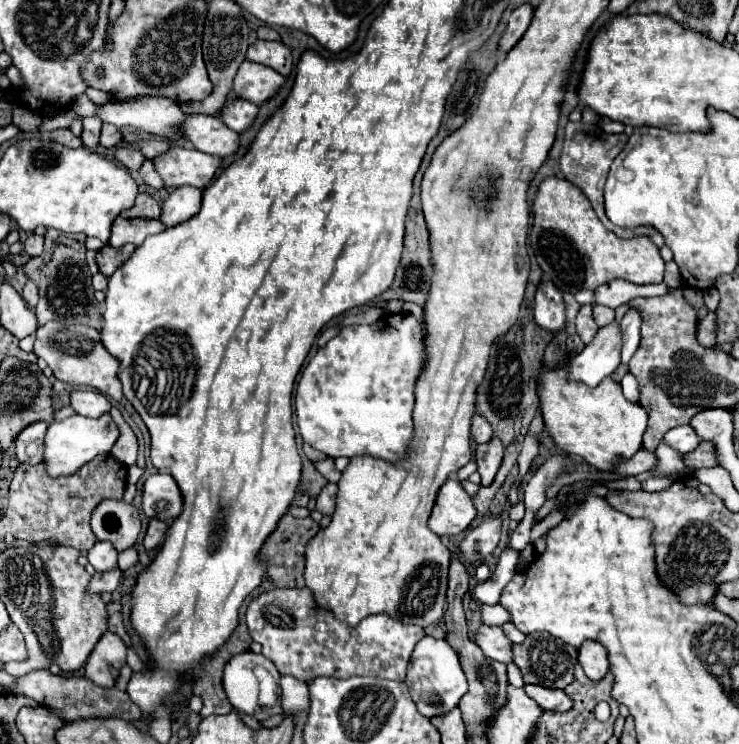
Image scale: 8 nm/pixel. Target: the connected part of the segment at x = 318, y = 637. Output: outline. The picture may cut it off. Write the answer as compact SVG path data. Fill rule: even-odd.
M275 588L259 594L247 606L247 626L255 642L263 646L263 656L269 658L281 674L297 676L303 682L309 682L317 676L333 676L333 678L351 678L351 676L375 676L385 680L405 680L405 670L409 664L409 656L415 644L425 636L423 628L413 624L401 624L399 620L383 614L373 614L361 620L357 626L349 626L337 620L331 612L317 606L313 600L313 592L309 588Z

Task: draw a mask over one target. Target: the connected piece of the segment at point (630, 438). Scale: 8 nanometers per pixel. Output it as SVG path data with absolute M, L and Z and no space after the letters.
M543 368L539 378L541 412L545 428L559 448L567 454L581 456L587 464L601 472L613 472L619 460L631 458L641 450L641 440L647 428L647 412L621 394L621 386L605 378L595 388L567 380L567 368Z

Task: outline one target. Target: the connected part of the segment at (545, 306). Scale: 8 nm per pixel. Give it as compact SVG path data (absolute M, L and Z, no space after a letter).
M541 282L535 296L535 320L547 332L561 332L565 328L565 306L561 292L551 282Z

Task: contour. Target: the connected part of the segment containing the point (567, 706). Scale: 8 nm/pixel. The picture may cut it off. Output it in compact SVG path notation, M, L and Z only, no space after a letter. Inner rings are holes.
M527 684L525 692L529 698L533 698L543 710L555 710L555 712L567 712L573 708L573 700L563 692L555 688L543 688Z

